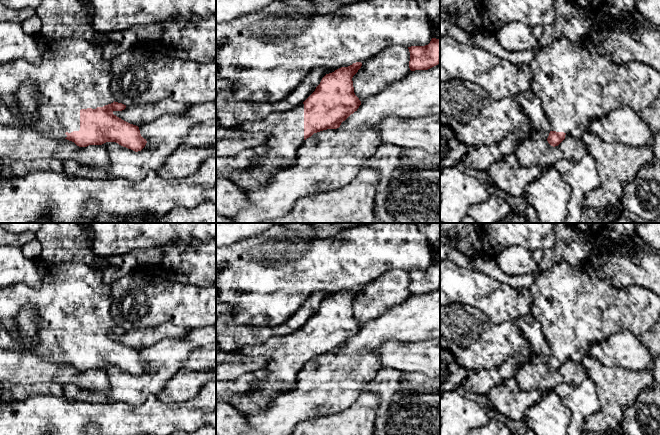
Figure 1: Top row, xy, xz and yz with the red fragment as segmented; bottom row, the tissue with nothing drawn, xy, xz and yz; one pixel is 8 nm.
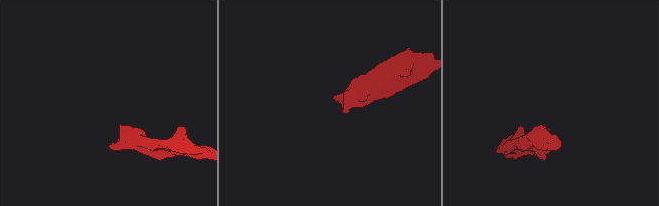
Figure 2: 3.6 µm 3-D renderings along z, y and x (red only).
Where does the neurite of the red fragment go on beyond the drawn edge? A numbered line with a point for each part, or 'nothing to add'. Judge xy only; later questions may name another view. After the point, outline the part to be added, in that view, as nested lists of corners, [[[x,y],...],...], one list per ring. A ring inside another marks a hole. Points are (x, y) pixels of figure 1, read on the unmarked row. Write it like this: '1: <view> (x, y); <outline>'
1: xy (73, 298); [[[72,260],[65,263],[36,261],[41,275],[41,286],[33,289],[25,284],[16,284],[0,289],[0,323],[2,327],[15,335],[18,332],[16,318],[26,304],[32,304],[38,313],[39,330],[37,342],[31,349],[39,356],[65,363],[66,356],[80,354],[80,334],[97,331],[114,326],[110,316],[110,284],[102,279],[101,271],[90,265],[76,263]]]

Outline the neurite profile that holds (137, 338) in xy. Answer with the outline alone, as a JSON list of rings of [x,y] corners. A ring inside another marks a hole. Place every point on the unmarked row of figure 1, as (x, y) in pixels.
[[[167,322],[150,328],[132,328],[122,335],[113,335],[113,338],[130,348],[139,350],[152,346],[165,338],[188,337],[190,331],[189,328]]]

